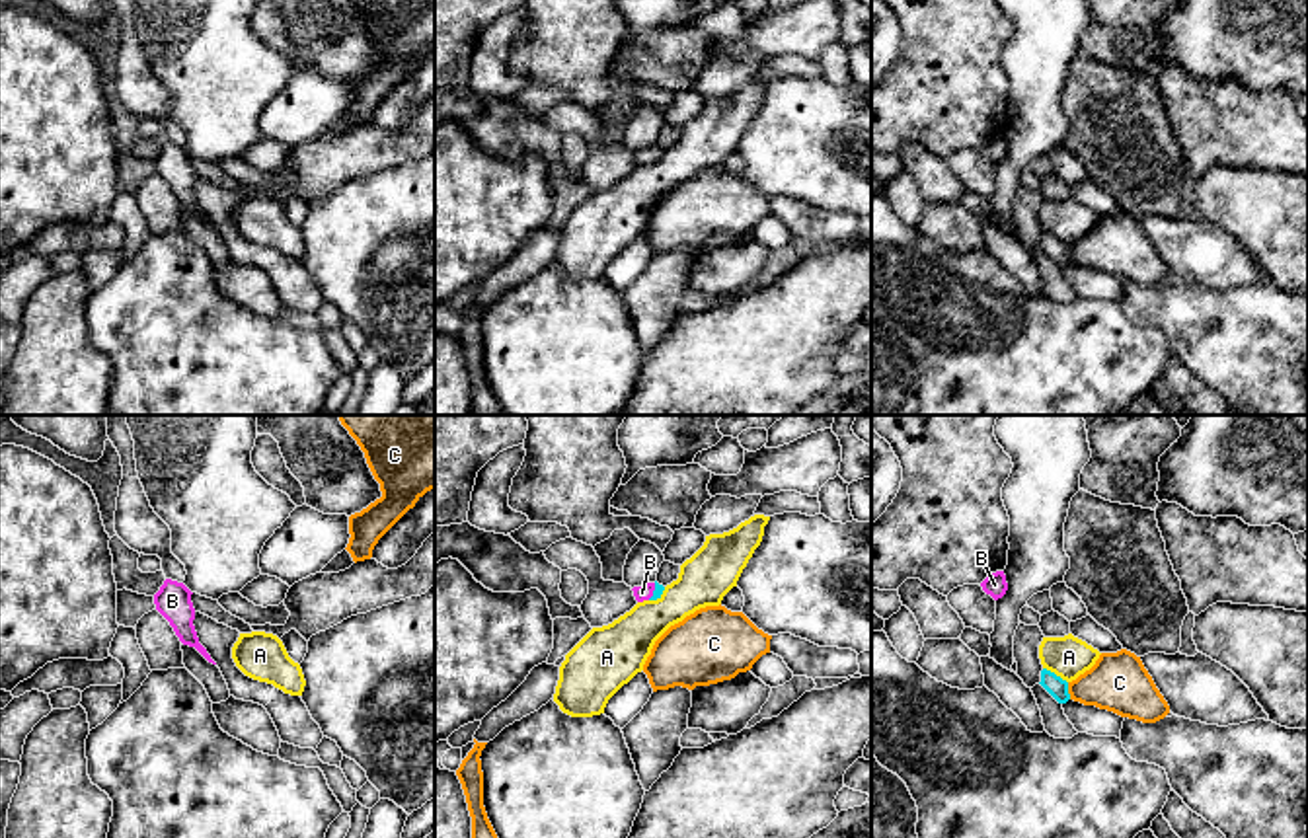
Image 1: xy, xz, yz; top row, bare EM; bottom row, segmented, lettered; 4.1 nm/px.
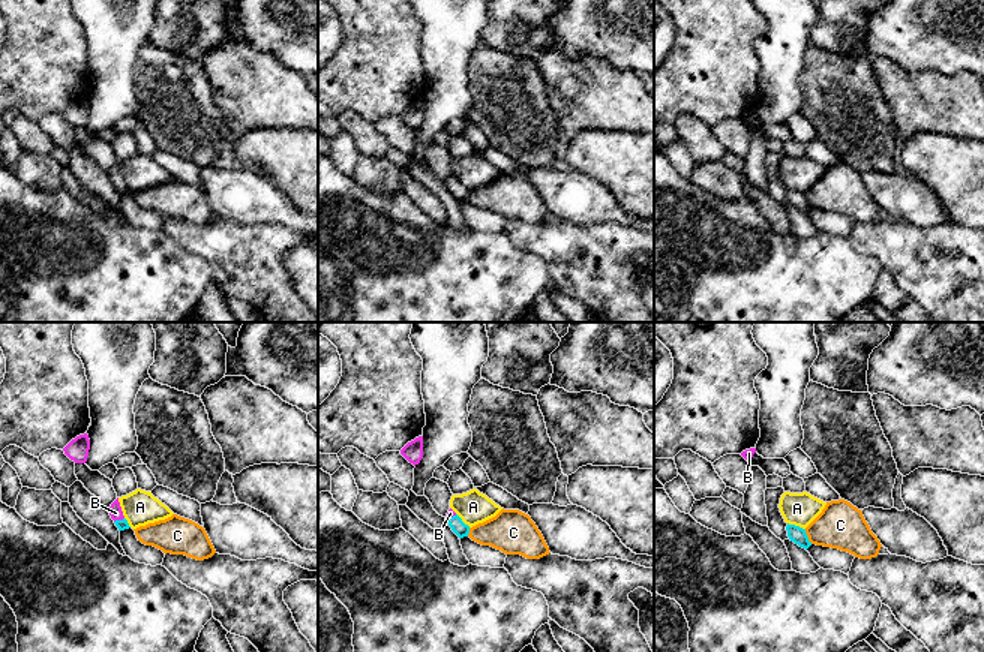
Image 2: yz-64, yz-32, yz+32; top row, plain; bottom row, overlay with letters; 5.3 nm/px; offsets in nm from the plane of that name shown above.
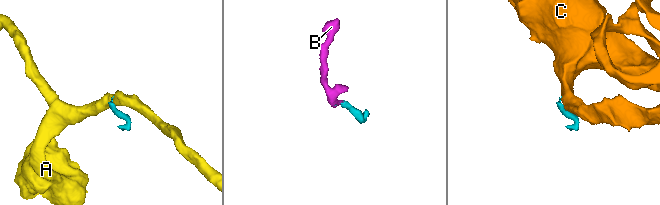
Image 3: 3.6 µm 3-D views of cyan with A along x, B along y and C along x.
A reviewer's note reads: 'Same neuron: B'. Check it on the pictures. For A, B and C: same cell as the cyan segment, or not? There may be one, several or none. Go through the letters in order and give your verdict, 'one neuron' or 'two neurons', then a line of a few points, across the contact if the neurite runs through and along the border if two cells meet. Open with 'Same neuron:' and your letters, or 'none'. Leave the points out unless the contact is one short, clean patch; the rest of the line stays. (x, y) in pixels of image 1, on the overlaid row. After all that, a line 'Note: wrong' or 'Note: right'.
Same neuron: B
A: two neurons; line yz (1043, 667), (1067, 683)
B: one neuron; line xz (659, 589), (654, 591), (642, 593)
C: two neurons; line yz (1067, 683), (1071, 698)
Note: right

